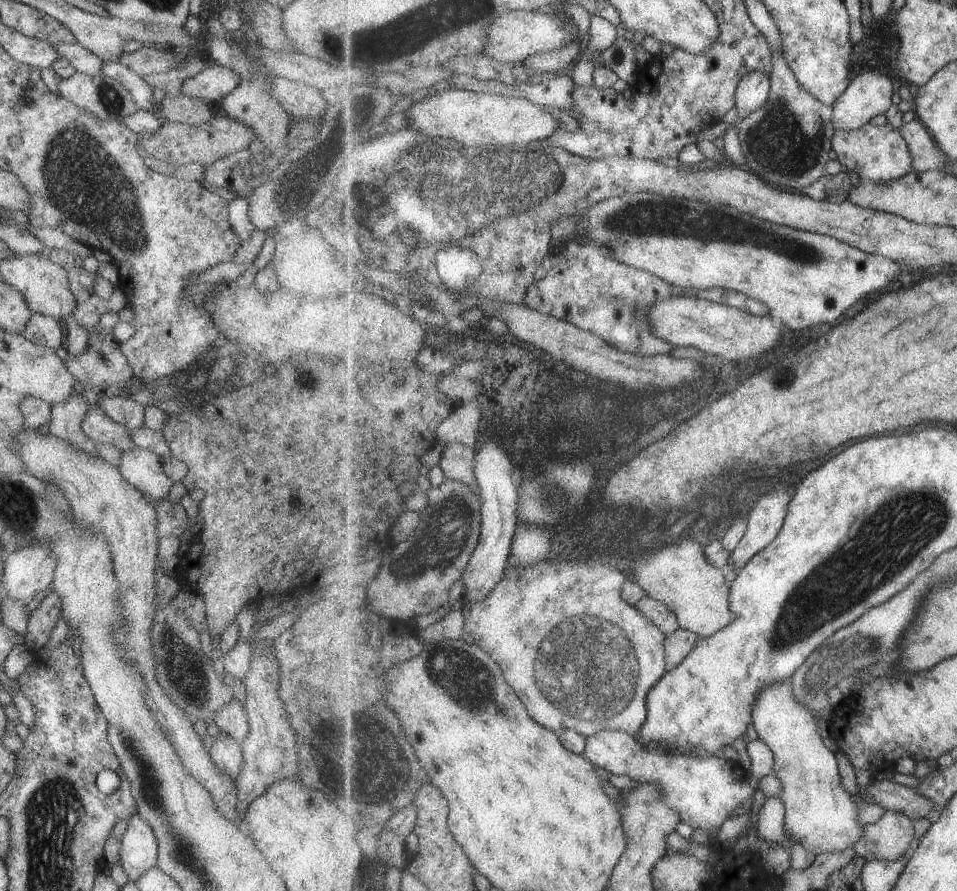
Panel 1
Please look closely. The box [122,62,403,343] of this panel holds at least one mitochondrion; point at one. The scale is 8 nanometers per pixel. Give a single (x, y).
(366, 203)

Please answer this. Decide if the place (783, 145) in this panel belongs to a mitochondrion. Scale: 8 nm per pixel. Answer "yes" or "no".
yes

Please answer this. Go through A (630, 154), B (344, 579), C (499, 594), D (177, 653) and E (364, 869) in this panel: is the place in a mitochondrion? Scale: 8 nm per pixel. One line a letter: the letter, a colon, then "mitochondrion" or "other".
A: other
B: other
C: other
D: mitochondrion
E: other

